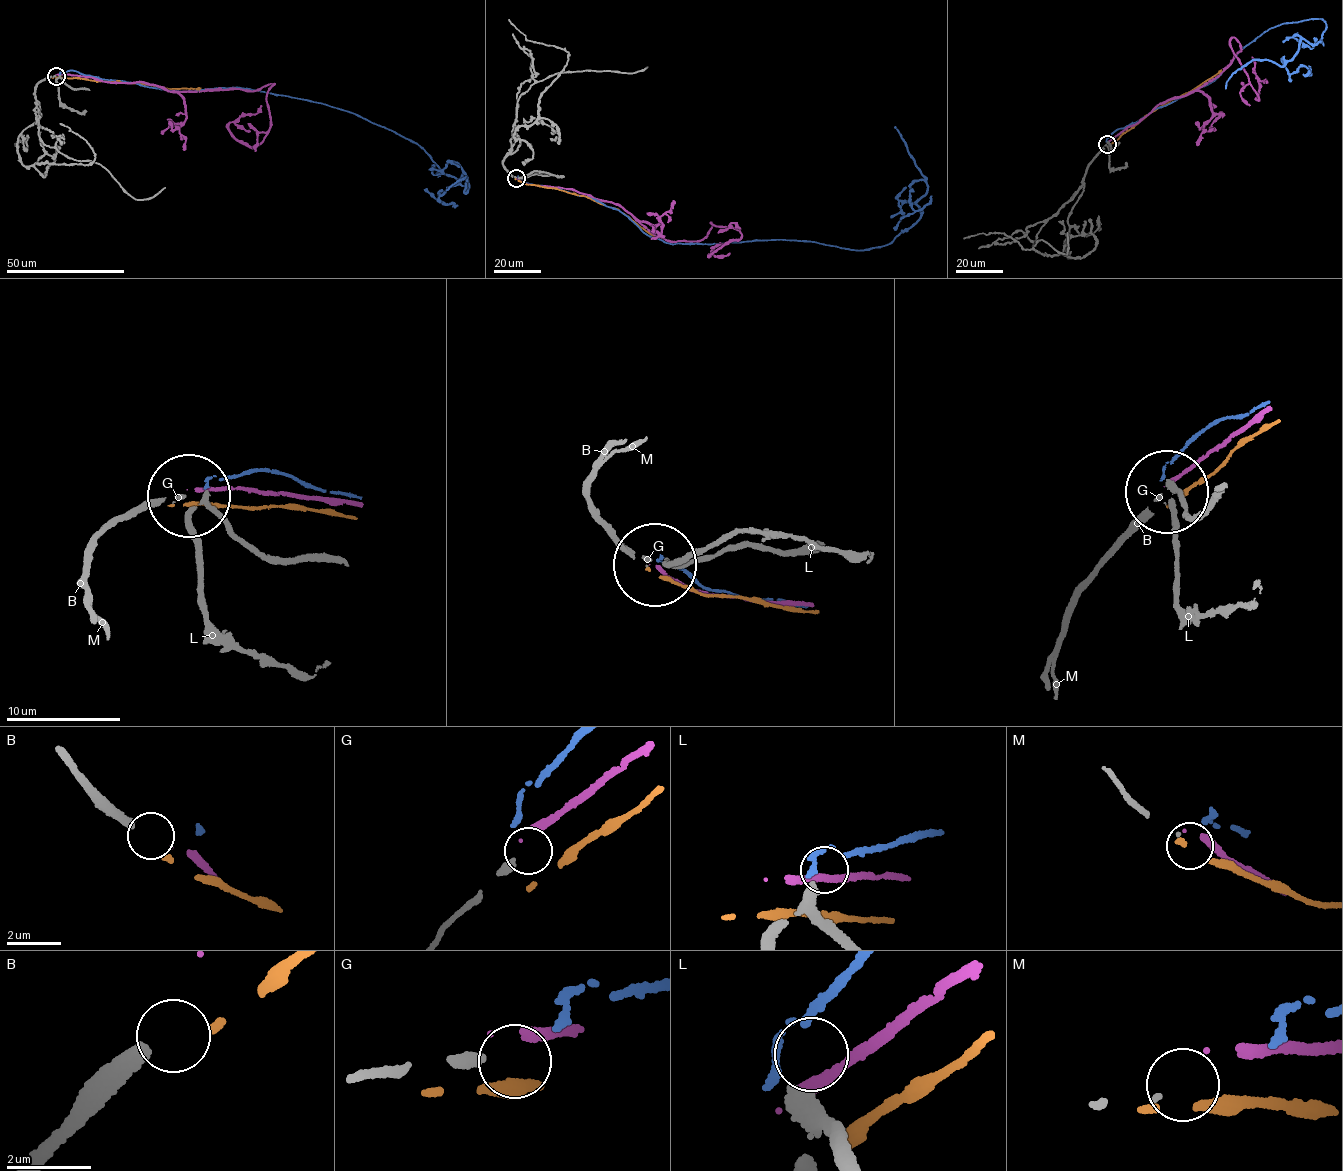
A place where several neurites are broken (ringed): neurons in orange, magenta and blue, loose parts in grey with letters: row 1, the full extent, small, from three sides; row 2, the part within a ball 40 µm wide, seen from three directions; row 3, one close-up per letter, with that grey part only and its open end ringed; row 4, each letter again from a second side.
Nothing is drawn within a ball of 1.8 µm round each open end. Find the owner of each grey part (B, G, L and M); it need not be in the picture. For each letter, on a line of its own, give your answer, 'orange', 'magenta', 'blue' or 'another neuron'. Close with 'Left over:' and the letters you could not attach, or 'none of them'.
B: another neuron
G: another neuron
L: another neuron
M: another neuron
Left over: B, G, L, M

